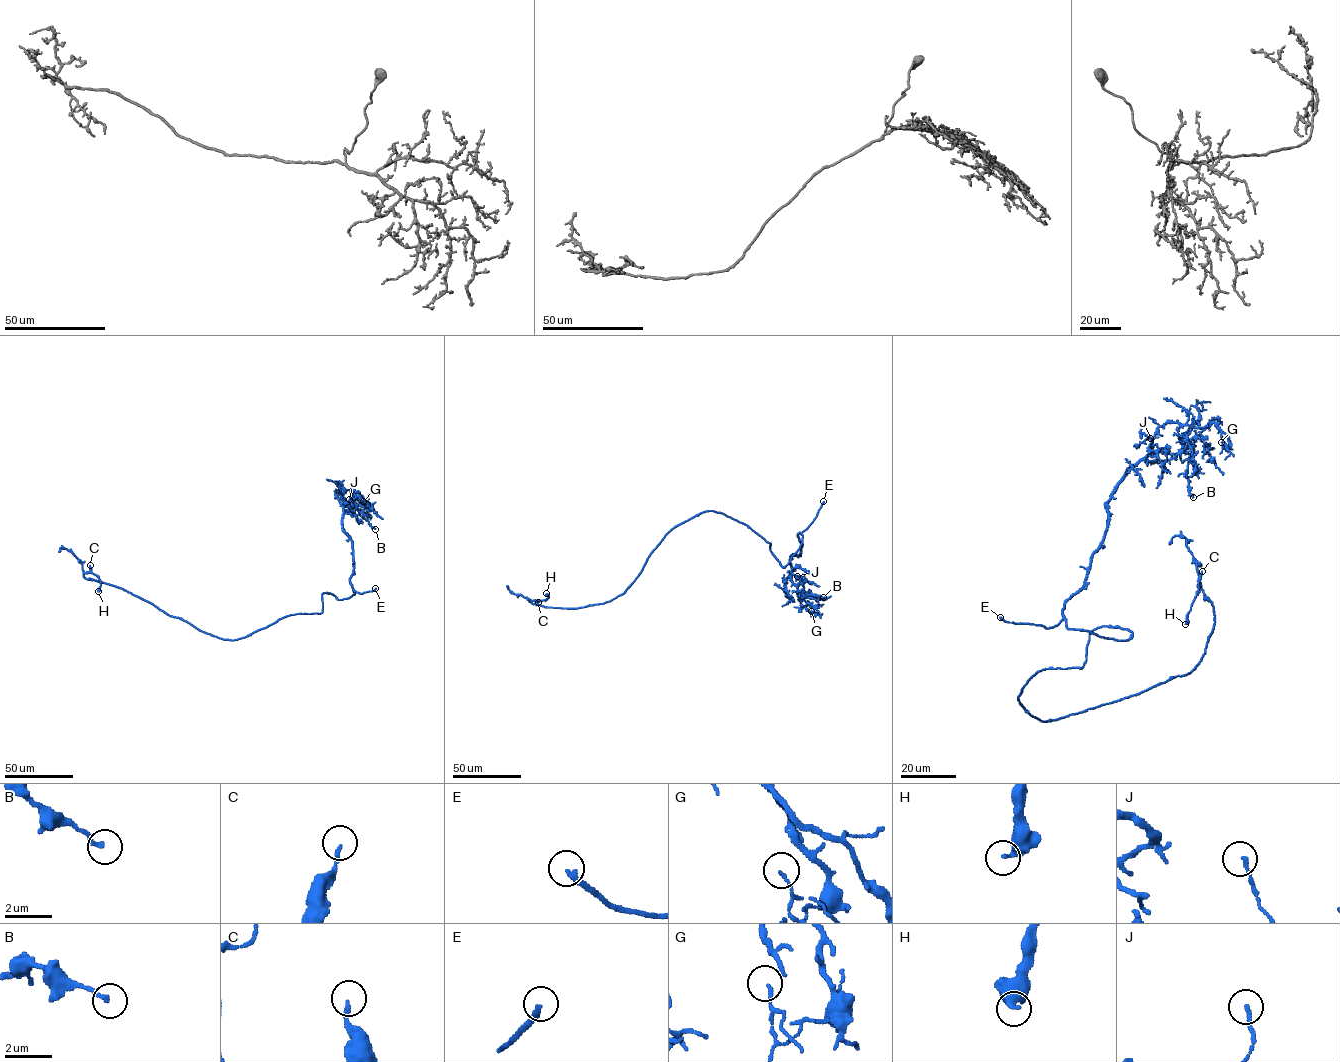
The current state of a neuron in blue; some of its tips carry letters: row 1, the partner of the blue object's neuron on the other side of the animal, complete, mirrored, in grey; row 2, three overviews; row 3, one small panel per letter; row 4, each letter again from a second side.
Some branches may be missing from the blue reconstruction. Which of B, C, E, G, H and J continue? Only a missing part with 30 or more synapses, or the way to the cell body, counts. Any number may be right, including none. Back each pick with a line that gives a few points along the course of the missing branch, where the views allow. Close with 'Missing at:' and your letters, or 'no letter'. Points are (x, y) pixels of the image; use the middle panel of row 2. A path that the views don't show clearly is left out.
E: Course of what is missing: (823, 501), (812, 477), (793, 459)
Missing at: E

